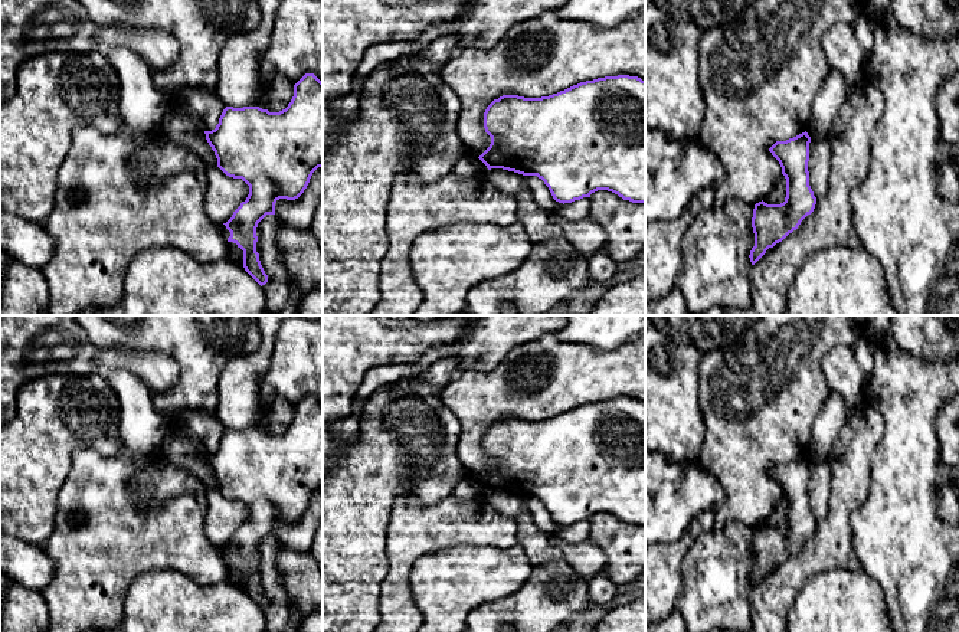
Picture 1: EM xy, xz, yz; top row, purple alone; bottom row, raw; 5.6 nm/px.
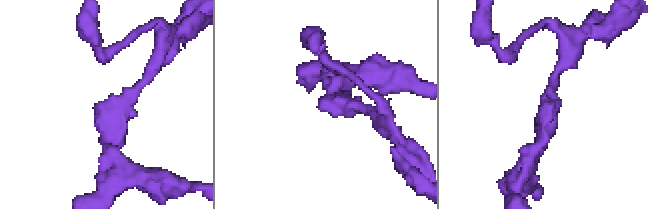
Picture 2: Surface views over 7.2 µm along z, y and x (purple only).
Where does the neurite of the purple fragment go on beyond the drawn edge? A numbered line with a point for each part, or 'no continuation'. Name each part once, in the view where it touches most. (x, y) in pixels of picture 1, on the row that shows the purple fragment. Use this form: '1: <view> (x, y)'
no continuation

